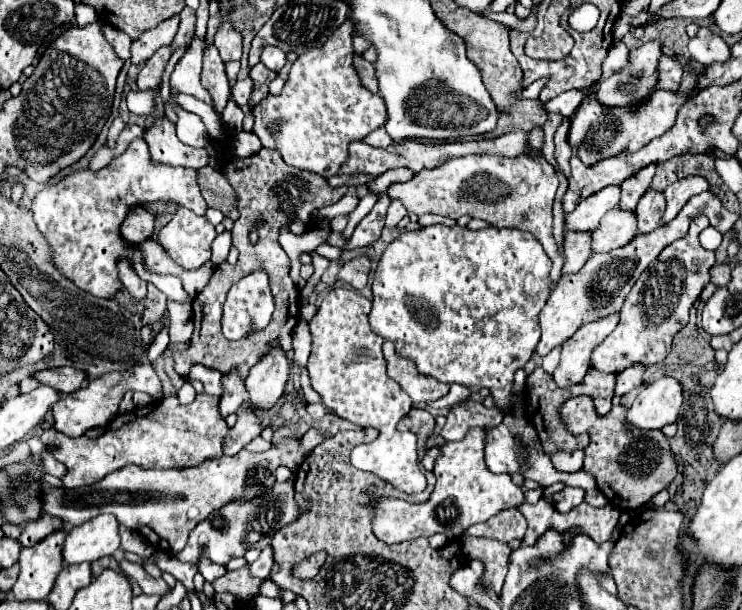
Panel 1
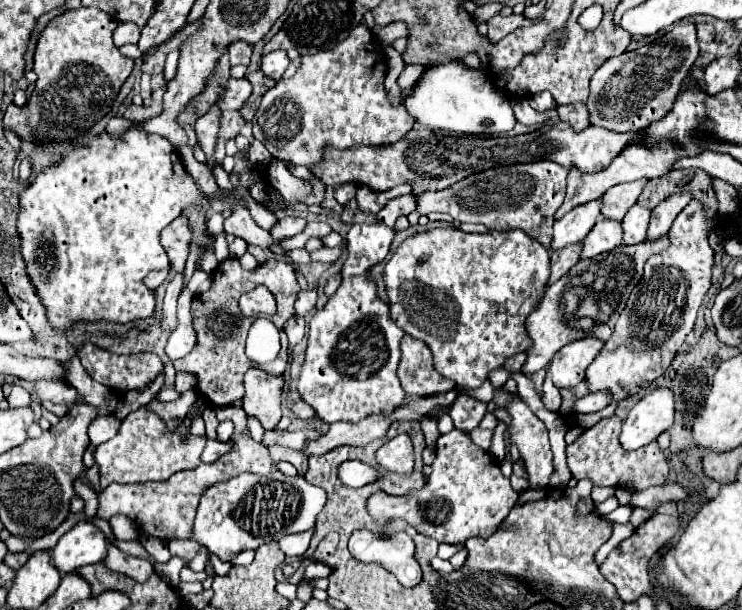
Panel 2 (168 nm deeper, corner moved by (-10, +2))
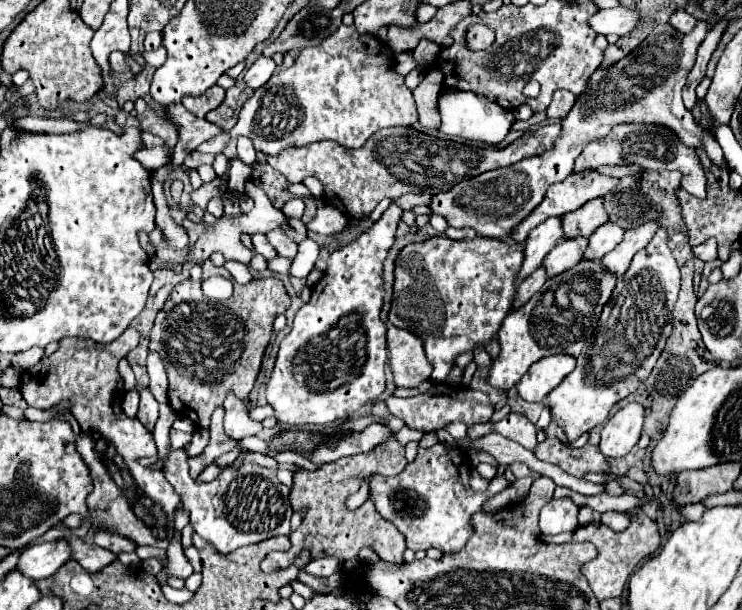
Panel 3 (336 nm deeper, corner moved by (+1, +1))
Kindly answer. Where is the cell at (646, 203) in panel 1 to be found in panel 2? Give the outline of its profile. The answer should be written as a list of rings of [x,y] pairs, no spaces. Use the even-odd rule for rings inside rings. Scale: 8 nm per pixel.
[[[631,206],[631,210],[623,218],[623,242],[639,244],[647,240],[647,222],[651,220],[651,210],[645,206]]]

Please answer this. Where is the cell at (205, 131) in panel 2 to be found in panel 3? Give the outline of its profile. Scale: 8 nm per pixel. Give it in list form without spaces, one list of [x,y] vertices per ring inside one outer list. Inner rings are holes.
[[[166,145],[154,147],[154,149],[140,149],[136,153],[136,159],[140,159],[140,163],[144,163],[144,167],[148,167],[150,171],[156,171],[168,163],[170,149]]]

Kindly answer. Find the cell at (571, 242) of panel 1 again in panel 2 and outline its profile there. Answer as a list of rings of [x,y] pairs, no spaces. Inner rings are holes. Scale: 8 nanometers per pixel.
[[[581,242],[565,246],[563,250],[555,250],[551,252],[551,282],[557,282],[563,274],[567,274],[567,270],[571,270],[571,266],[575,266],[575,262],[579,262],[579,250],[581,250]]]

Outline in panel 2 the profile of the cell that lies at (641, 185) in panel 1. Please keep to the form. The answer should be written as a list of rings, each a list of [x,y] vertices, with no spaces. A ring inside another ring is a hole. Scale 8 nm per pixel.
[[[635,180],[635,182],[625,182],[625,184],[619,184],[619,186],[613,186],[611,190],[607,190],[607,194],[603,196],[601,214],[605,218],[621,220],[623,214],[627,214],[627,210],[637,202],[637,198],[647,182],[649,180]]]

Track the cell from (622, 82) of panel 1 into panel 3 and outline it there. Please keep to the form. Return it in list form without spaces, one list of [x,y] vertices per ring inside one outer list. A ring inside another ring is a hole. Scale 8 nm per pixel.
[[[698,21],[696,27],[690,31],[690,33],[684,33],[680,35],[680,39],[672,39],[672,27],[666,23],[666,25],[656,25],[654,31],[624,59],[620,59],[616,65],[608,67],[608,69],[596,69],[588,81],[588,87],[584,89],[584,93],[576,99],[574,107],[570,109],[570,113],[562,119],[560,127],[560,135],[554,143],[554,147],[550,151],[546,151],[544,155],[534,155],[534,157],[528,157],[528,159],[522,159],[520,163],[514,163],[514,165],[508,165],[508,167],[502,167],[502,169],[494,169],[494,171],[486,171],[482,175],[476,175],[472,179],[466,179],[466,181],[460,181],[456,187],[452,187],[450,191],[446,193],[438,193],[434,195],[432,203],[430,203],[430,209],[432,213],[438,213],[442,215],[450,227],[472,227],[476,233],[484,235],[484,237],[496,237],[496,239],[506,239],[510,235],[510,231],[534,209],[540,205],[540,201],[544,199],[544,193],[546,189],[552,185],[552,183],[558,183],[562,179],[566,179],[572,171],[574,171],[574,161],[576,157],[582,153],[582,149],[598,139],[598,137],[604,137],[608,135],[608,131],[618,125],[618,123],[658,123],[658,125],[666,125],[668,129],[672,129],[680,141],[688,147],[704,147],[708,157],[712,159],[712,163],[716,165],[726,165],[724,163],[724,157],[722,157],[722,149],[720,145],[716,143],[716,137],[704,133],[700,129],[700,125],[692,119],[692,113],[684,107],[682,103],[682,87],[686,83],[686,77],[688,77],[688,71],[694,67],[694,61],[696,61],[696,51],[700,47],[700,43],[704,41],[708,33],[708,23],[706,21]]]

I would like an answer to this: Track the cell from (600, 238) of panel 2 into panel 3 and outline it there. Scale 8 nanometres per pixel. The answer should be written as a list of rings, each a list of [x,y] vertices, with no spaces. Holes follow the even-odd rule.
[[[586,237],[562,239],[542,261],[546,275],[554,277],[554,275],[560,275],[560,273],[572,269],[576,263],[580,263],[580,257],[582,257],[586,245],[588,245]]]

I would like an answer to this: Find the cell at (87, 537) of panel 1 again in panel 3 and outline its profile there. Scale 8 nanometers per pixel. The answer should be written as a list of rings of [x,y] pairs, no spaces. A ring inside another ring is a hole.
[[[66,539],[32,545],[30,549],[22,551],[16,563],[16,571],[20,571],[22,575],[28,575],[28,579],[34,579],[34,581],[52,577],[70,557],[72,555]]]

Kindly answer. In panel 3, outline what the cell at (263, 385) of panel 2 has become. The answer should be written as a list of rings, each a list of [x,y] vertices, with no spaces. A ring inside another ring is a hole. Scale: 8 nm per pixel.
[[[232,393],[224,399],[224,433],[228,433],[230,439],[244,439],[250,435],[258,435],[262,431],[262,423],[252,421],[248,417],[248,407],[242,399],[234,397]]]

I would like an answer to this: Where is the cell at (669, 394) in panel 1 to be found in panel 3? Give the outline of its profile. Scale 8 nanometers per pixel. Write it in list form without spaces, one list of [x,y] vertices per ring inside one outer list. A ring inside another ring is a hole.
[[[628,403],[616,415],[608,419],[600,433],[600,453],[610,457],[624,457],[640,439],[644,423],[644,407],[638,403]]]

